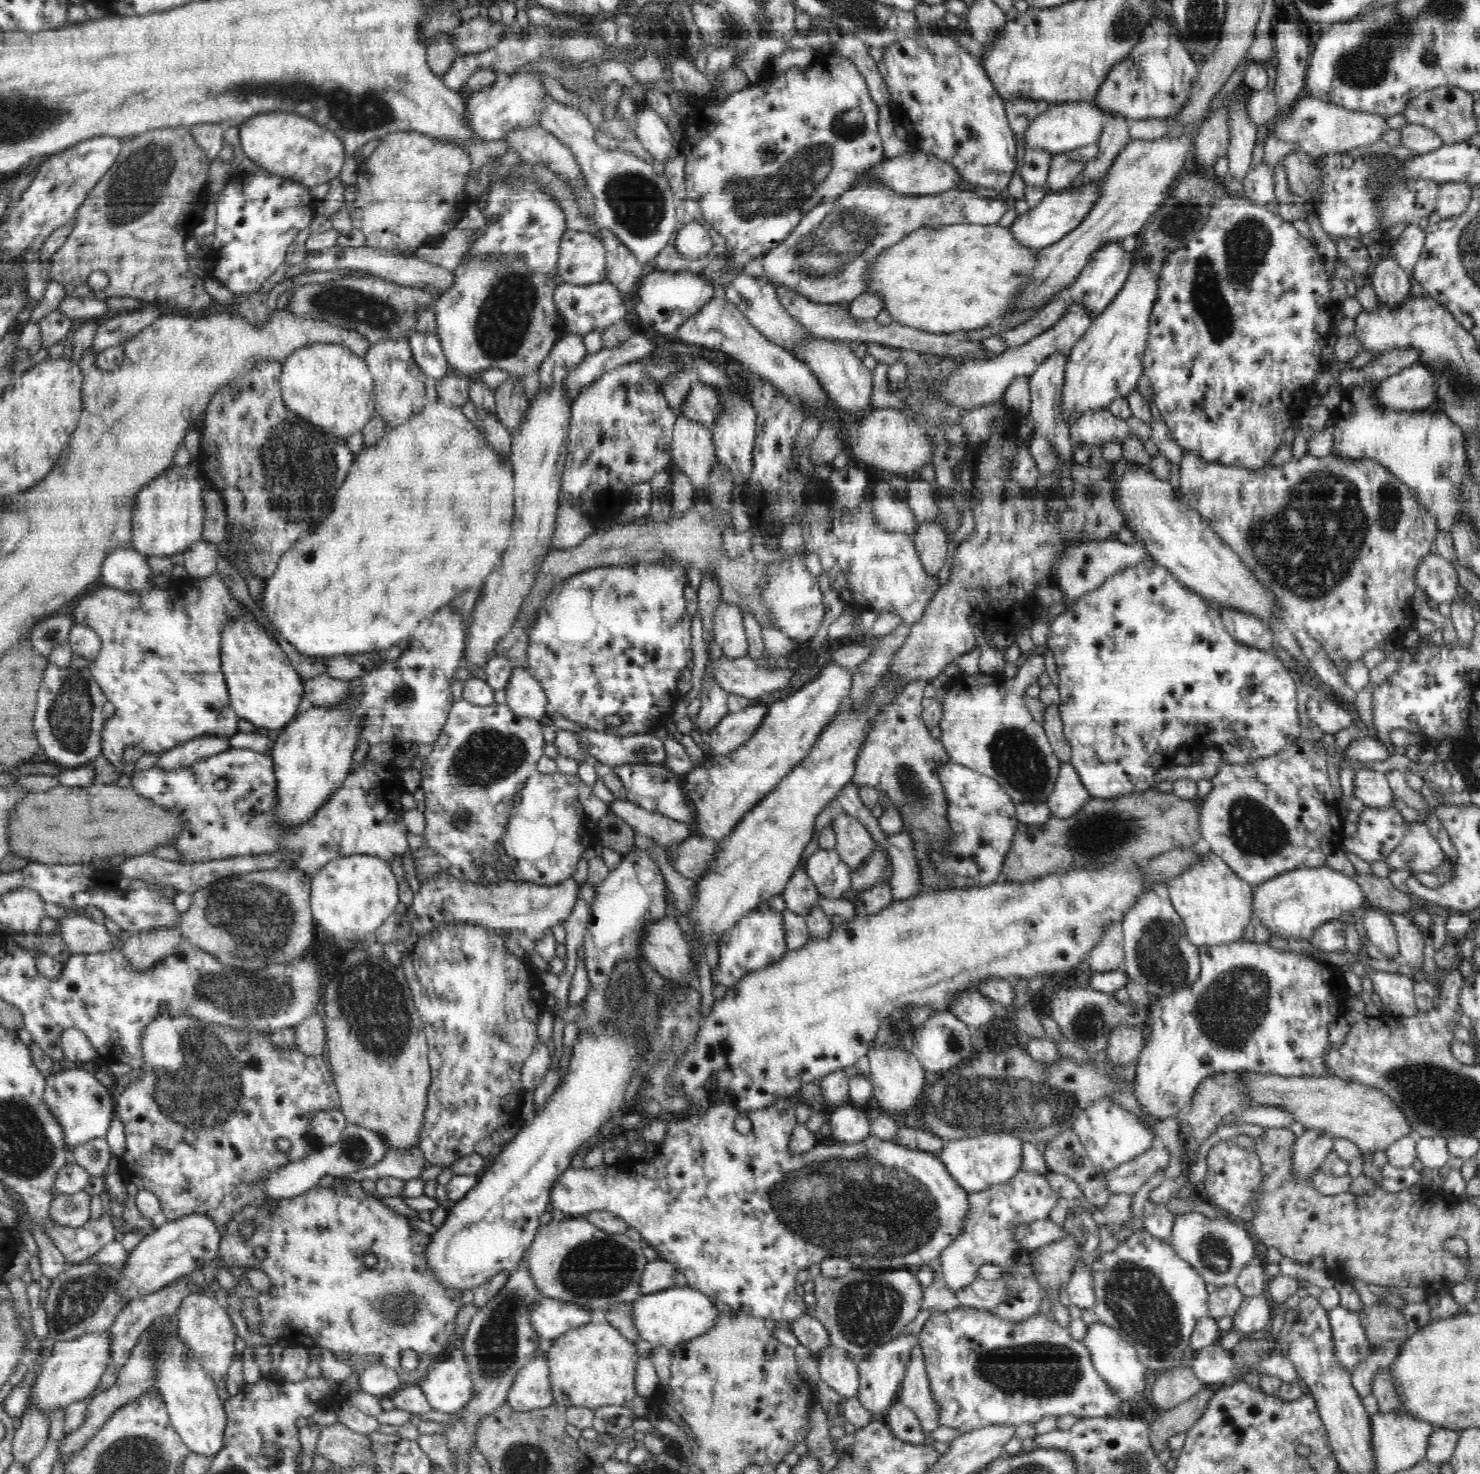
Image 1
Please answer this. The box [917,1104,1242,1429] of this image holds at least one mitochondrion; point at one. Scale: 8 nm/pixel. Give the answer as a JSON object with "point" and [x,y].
{"point":[1040,1370]}

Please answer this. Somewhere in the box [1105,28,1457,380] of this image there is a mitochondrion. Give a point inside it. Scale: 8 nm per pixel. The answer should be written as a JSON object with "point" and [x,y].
{"point":[1247,243]}

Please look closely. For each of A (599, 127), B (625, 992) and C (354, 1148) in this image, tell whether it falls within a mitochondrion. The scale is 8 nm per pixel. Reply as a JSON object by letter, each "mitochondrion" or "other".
{"A":"other","B":"mitochondrion","C":"mitochondrion"}

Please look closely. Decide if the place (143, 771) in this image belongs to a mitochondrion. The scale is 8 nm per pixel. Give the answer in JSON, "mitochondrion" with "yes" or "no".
{"mitochondrion":"no"}

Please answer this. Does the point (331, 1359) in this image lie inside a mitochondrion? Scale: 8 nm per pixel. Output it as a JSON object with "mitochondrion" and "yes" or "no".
{"mitochondrion":"no"}

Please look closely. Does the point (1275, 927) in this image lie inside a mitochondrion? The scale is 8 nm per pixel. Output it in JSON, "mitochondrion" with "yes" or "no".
{"mitochondrion":"no"}

